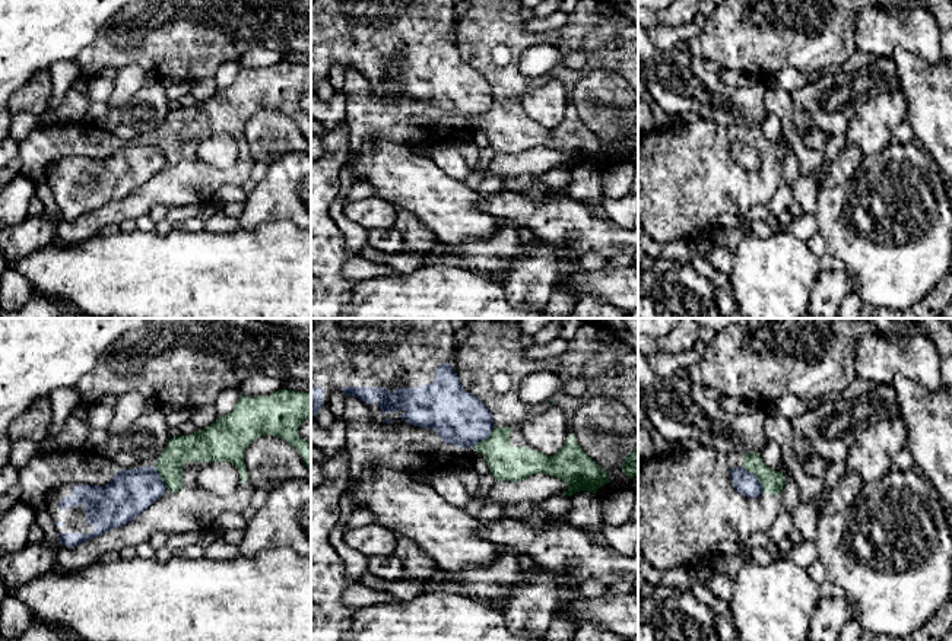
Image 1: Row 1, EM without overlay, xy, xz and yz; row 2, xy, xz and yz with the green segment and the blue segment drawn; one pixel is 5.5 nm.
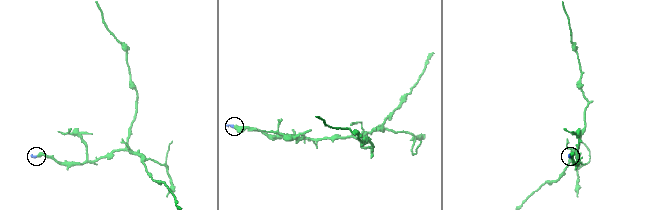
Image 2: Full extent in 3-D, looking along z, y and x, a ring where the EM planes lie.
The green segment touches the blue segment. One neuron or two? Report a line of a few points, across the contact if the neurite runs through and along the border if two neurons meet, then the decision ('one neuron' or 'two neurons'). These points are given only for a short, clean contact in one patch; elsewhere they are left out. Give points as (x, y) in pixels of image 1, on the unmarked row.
line yz (742, 140), (755, 149), (762, 164); two neurons

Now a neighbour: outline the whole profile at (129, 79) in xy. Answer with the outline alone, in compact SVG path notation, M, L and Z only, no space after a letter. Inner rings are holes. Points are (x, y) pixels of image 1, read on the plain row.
M127 66L118 70L114 79L114 91L105 101L110 110L123 108L128 99L156 77L139 66Z

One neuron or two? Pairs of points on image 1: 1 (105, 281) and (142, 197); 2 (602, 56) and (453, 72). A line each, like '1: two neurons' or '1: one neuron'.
1: two neurons
2: two neurons

